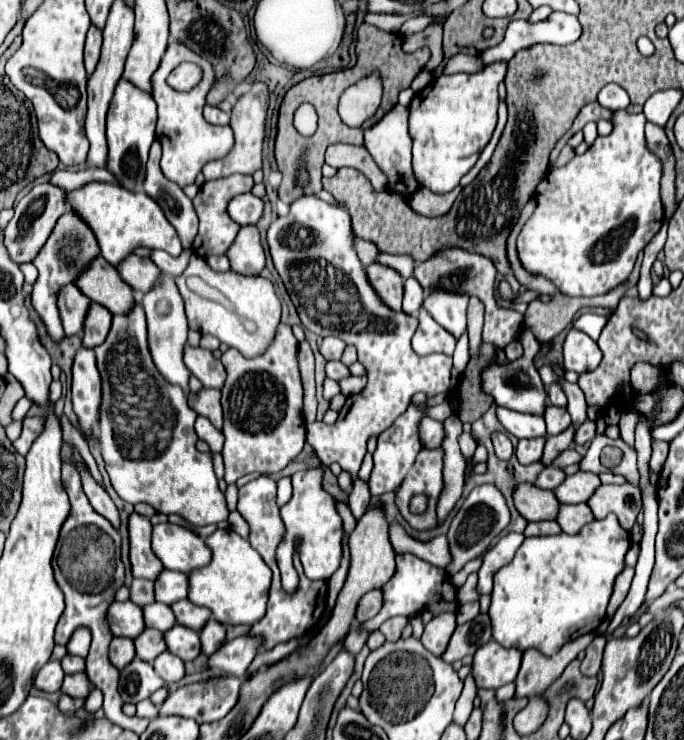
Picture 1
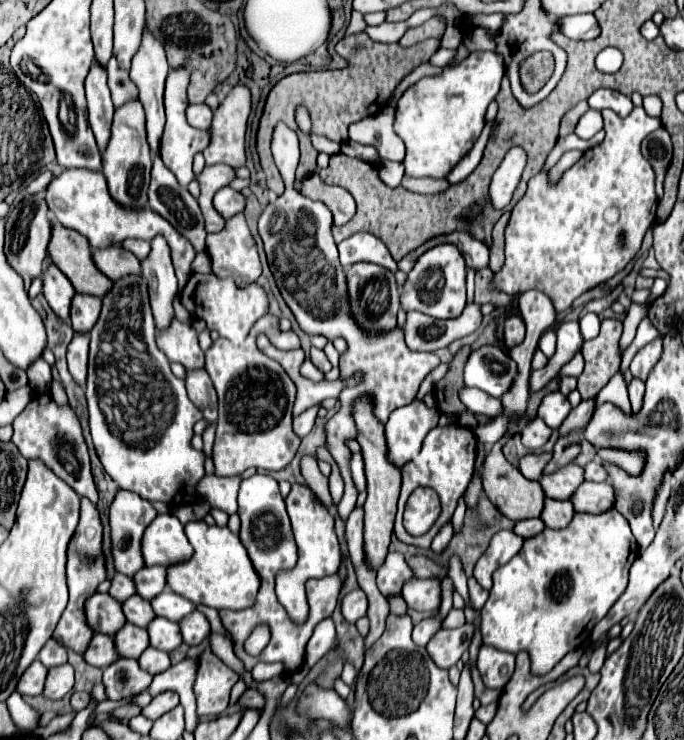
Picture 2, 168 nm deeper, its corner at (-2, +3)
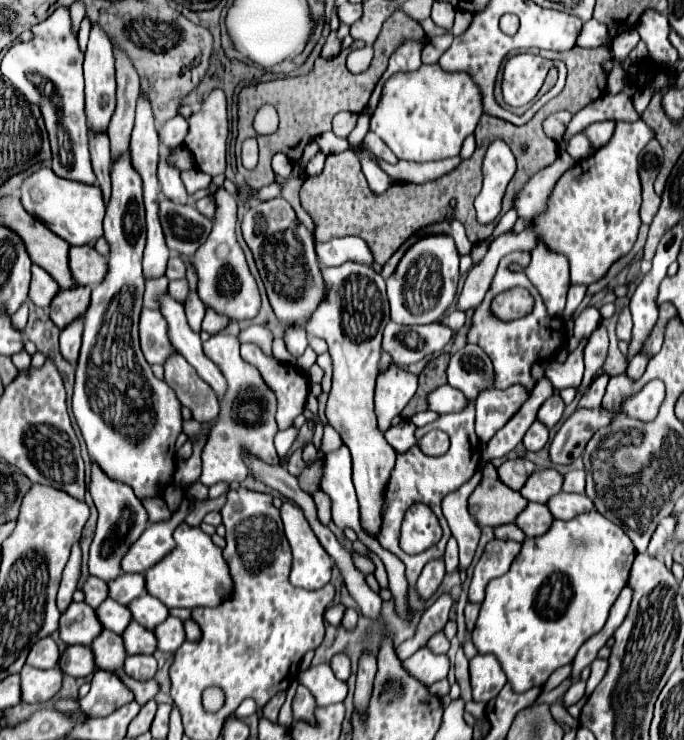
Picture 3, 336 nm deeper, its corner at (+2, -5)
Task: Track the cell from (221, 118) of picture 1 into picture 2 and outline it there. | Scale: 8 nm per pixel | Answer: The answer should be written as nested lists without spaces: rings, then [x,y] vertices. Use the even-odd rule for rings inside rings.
[[[192,104],[186,108],[186,120],[190,122],[190,126],[206,130],[206,126],[210,126],[212,122],[212,108],[208,108],[206,104]]]

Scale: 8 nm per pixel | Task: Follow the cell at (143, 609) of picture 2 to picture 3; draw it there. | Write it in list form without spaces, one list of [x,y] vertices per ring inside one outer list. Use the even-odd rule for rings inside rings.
[[[110,598],[106,602],[102,602],[100,608],[96,608],[96,614],[98,614],[102,626],[106,630],[116,632],[116,634],[122,634],[128,628],[128,624],[132,622],[130,610],[126,606],[122,606],[122,604],[110,600]]]

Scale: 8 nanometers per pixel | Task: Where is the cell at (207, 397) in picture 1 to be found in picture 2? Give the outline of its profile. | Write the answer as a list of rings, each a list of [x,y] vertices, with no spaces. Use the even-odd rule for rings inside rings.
[[[204,368],[186,370],[186,390],[194,406],[202,410],[204,420],[214,424],[218,418],[218,400],[216,400],[216,390],[210,382],[210,376],[206,374]]]

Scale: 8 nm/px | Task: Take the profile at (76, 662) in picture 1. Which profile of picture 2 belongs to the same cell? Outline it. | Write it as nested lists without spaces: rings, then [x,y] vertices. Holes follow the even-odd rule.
[[[50,638],[48,642],[46,642],[46,646],[42,646],[42,650],[40,650],[40,654],[38,654],[38,660],[42,660],[42,664],[44,666],[58,666],[58,664],[64,664],[68,658],[66,658],[66,648],[60,644],[60,642],[56,642],[54,638]]]

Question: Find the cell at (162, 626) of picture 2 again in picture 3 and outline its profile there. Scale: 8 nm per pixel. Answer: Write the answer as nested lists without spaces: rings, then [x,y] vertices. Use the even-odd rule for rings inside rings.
[[[132,622],[128,630],[124,630],[122,638],[128,654],[154,654],[158,650],[158,640],[154,630],[142,628],[138,626],[138,622]]]

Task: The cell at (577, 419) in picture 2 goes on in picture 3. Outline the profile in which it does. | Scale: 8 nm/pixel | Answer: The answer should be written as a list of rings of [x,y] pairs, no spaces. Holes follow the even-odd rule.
[[[600,374],[594,382],[592,382],[592,386],[590,386],[590,390],[580,398],[580,402],[578,402],[578,408],[588,408],[588,410],[598,410],[598,406],[600,406],[600,402],[602,402],[602,396],[604,396],[604,390],[606,390],[606,384],[608,384],[608,374]]]

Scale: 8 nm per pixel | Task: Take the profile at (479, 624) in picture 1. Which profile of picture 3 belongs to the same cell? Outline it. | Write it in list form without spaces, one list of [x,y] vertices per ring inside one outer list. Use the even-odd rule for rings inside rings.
[[[424,646],[414,656],[410,656],[408,660],[404,660],[404,666],[422,684],[432,686],[434,682],[438,682],[438,680],[442,680],[442,678],[448,676],[450,658],[446,654],[434,654],[428,646]]]

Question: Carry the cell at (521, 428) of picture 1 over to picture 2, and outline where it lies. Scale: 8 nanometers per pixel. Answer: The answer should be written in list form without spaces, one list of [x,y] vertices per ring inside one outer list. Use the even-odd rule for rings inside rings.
[[[460,388],[458,390],[458,398],[460,402],[474,414],[482,414],[482,416],[488,416],[488,418],[494,418],[498,416],[498,412],[502,412],[502,404],[498,398],[490,396],[490,394],[484,394],[482,390],[478,388]]]

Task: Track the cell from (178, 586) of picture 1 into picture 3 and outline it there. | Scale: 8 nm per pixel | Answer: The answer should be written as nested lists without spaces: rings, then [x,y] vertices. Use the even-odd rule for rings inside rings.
[[[120,574],[116,580],[108,582],[110,598],[120,604],[130,604],[138,596],[146,594],[144,574]]]

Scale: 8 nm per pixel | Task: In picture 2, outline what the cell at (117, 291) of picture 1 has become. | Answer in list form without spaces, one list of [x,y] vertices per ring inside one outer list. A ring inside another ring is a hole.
[[[52,224],[48,258],[66,274],[74,290],[80,294],[92,294],[102,298],[112,286],[112,280],[100,274],[94,266],[90,246],[86,238],[82,238],[82,234],[78,234],[76,230]]]

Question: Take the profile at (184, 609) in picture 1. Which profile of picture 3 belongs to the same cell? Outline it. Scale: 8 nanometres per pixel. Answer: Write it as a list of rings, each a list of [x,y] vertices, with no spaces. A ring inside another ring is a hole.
[[[150,594],[138,598],[138,602],[132,602],[128,608],[132,612],[132,618],[148,630],[154,630],[158,624],[162,624],[170,616],[170,610]]]

